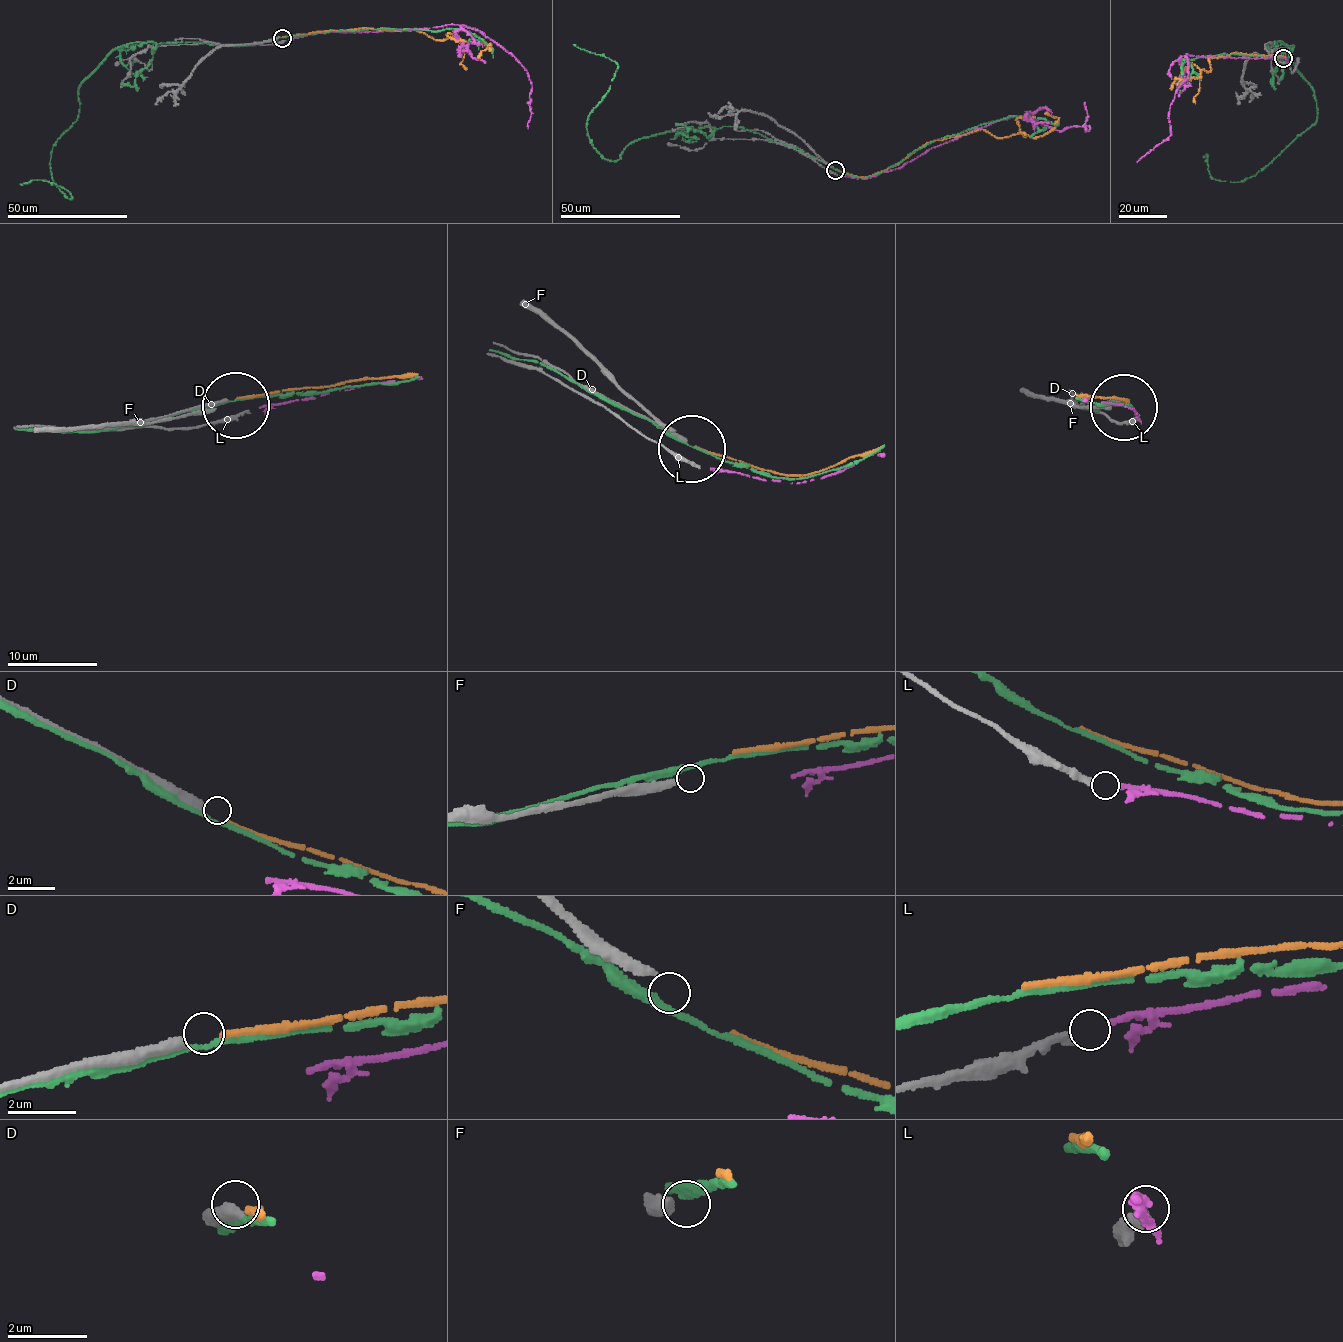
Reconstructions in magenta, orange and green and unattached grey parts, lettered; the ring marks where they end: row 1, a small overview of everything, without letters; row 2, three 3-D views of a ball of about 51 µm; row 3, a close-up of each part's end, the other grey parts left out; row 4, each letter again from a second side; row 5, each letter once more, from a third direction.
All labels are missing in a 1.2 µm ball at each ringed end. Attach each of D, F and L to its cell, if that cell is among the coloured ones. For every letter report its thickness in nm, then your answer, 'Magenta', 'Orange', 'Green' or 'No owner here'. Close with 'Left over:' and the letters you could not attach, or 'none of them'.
D: Thickness 400 nm. Orange
F: Thickness 280 nm. No owner here
L: Thickness 280 nm. Magenta
Left over: F

